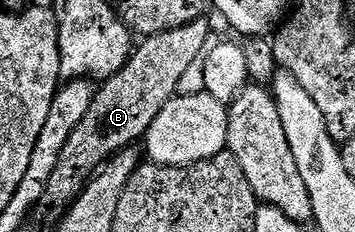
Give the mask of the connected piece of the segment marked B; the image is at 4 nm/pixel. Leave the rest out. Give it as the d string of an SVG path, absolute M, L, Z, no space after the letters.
M203 18L190 21L190 25L182 25L178 29L147 36L141 42L144 44L133 50L126 66L99 84L86 117L78 121L78 129L74 129L74 133L70 133L70 141L62 145L58 165L54 165L54 173L50 173L50 181L46 185L43 206L53 207L57 213L67 211L83 193L97 169L125 147L133 146L137 142L135 139L143 140L147 136L150 125L154 125L154 117L158 117L168 102L176 98L182 73L186 73L186 69L190 69L190 65L205 54L208 38L212 35L208 22L207 18Z

